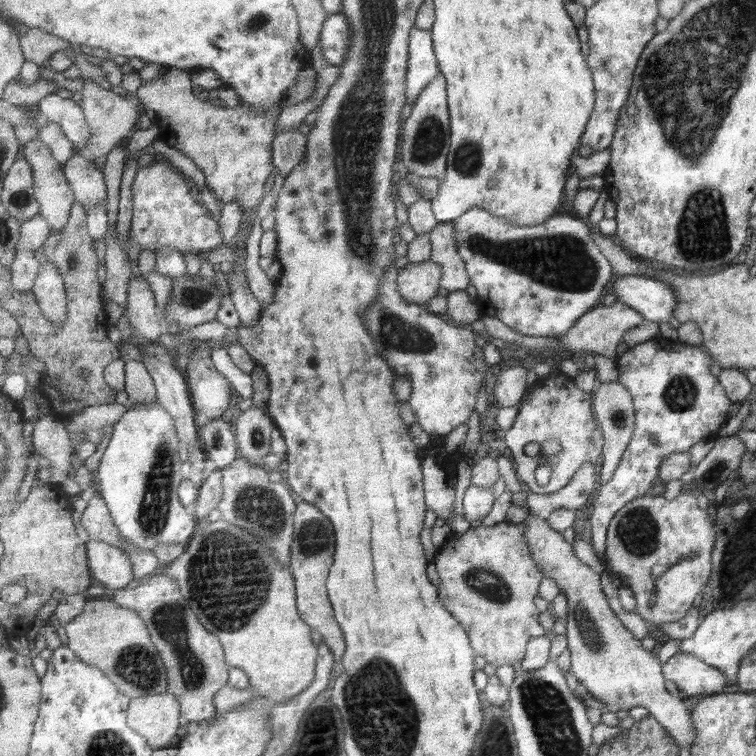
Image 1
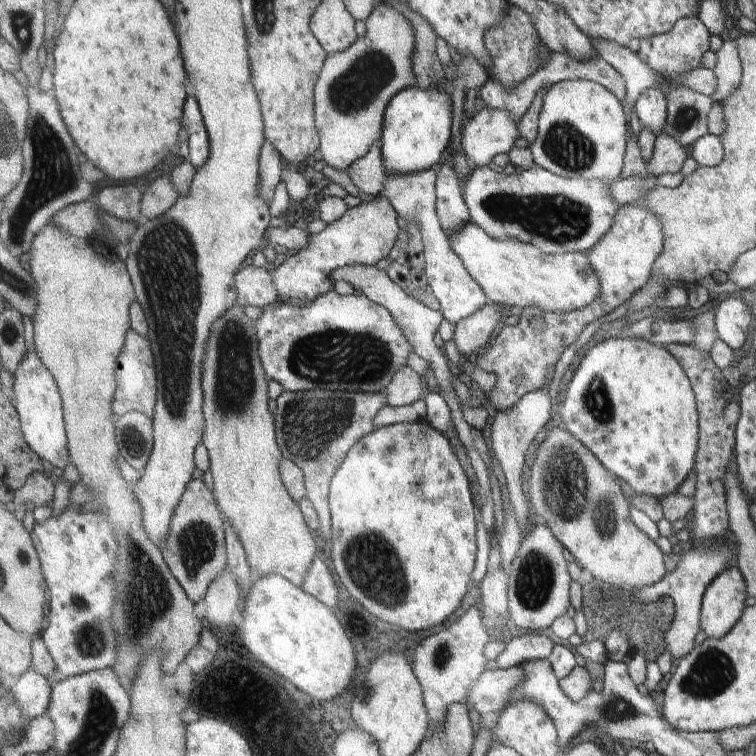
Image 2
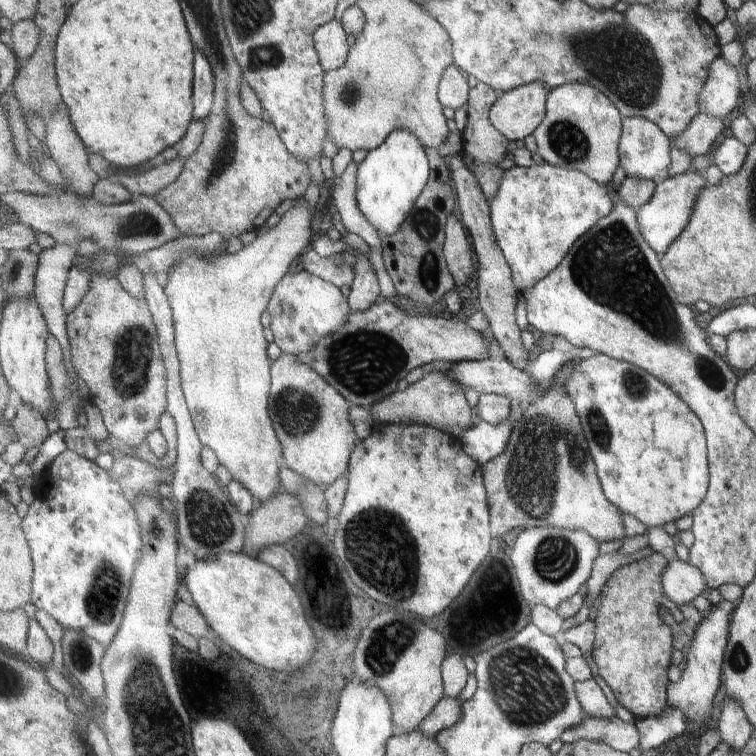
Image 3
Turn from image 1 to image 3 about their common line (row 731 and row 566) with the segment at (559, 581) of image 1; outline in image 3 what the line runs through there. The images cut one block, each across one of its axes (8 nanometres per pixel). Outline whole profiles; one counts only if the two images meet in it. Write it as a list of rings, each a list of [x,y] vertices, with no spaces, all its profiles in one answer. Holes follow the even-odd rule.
[[[679,559],[666,562],[660,585],[667,600],[677,606],[688,604],[706,588],[702,575],[691,564]]]

